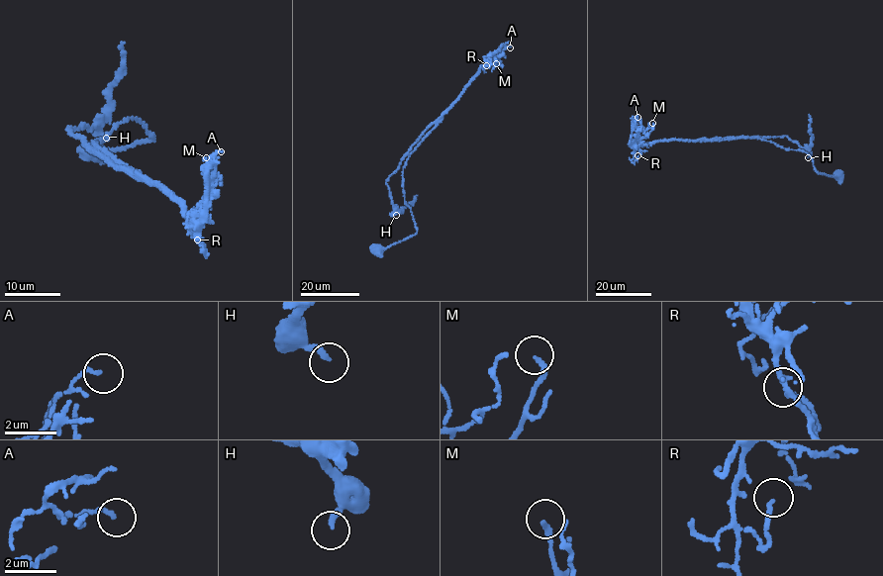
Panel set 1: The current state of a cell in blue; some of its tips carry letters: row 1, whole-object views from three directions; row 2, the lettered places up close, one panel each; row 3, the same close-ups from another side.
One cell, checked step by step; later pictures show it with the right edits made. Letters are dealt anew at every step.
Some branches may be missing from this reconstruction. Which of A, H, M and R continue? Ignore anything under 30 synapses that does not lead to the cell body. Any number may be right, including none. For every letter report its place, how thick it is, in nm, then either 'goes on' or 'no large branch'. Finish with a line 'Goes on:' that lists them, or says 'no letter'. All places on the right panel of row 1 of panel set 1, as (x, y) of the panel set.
A: place (637, 117); calibre 130 nm; no large branch
H: place (808, 157); calibre 240 nm; no large branch
M: place (652, 123); calibre 190 nm; no large branch
R: place (637, 155); calibre 160 nm; no large branch
Goes on: no letter

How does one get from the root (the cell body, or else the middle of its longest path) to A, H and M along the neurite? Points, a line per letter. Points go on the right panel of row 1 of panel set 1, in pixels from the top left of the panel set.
A: (838, 174), (821, 174), (805, 151), (756, 138), (673, 139), (643, 144), (632, 136), (637, 117)
H: (838, 174), (821, 174), (807, 152), (769, 142), (750, 138), (707, 141), (788, 136), (808, 149), (808, 157)
M: (838, 174), (821, 174), (805, 151), (756, 138), (673, 139), (643, 144), (639, 140), (647, 136), (652, 123)

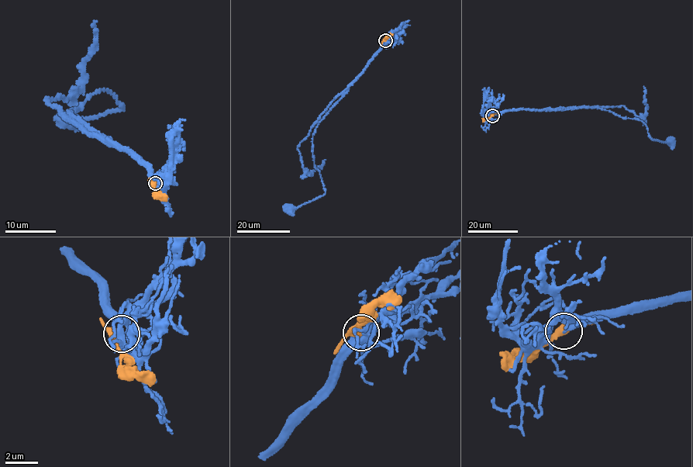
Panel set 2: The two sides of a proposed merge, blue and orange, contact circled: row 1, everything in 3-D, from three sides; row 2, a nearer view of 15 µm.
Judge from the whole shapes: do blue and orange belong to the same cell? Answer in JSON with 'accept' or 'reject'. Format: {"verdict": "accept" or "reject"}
{"verdict": "reject"}

